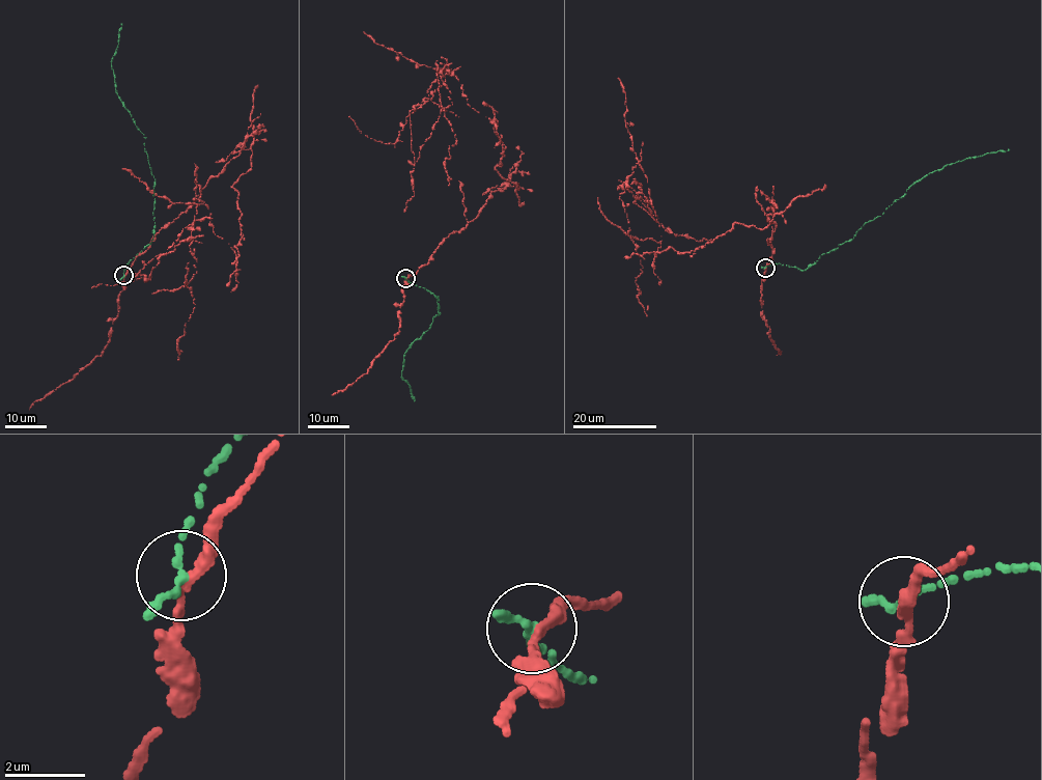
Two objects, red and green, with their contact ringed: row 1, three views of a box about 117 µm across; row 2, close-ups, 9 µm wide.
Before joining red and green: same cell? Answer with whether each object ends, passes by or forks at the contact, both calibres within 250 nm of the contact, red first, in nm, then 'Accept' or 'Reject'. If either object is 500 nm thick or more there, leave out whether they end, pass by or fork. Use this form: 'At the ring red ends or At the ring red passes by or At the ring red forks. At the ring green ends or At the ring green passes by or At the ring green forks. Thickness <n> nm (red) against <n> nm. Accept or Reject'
At the ring red passes by. At the ring green passes by. Thickness 260 nm (red) against 180 nm. Reject

